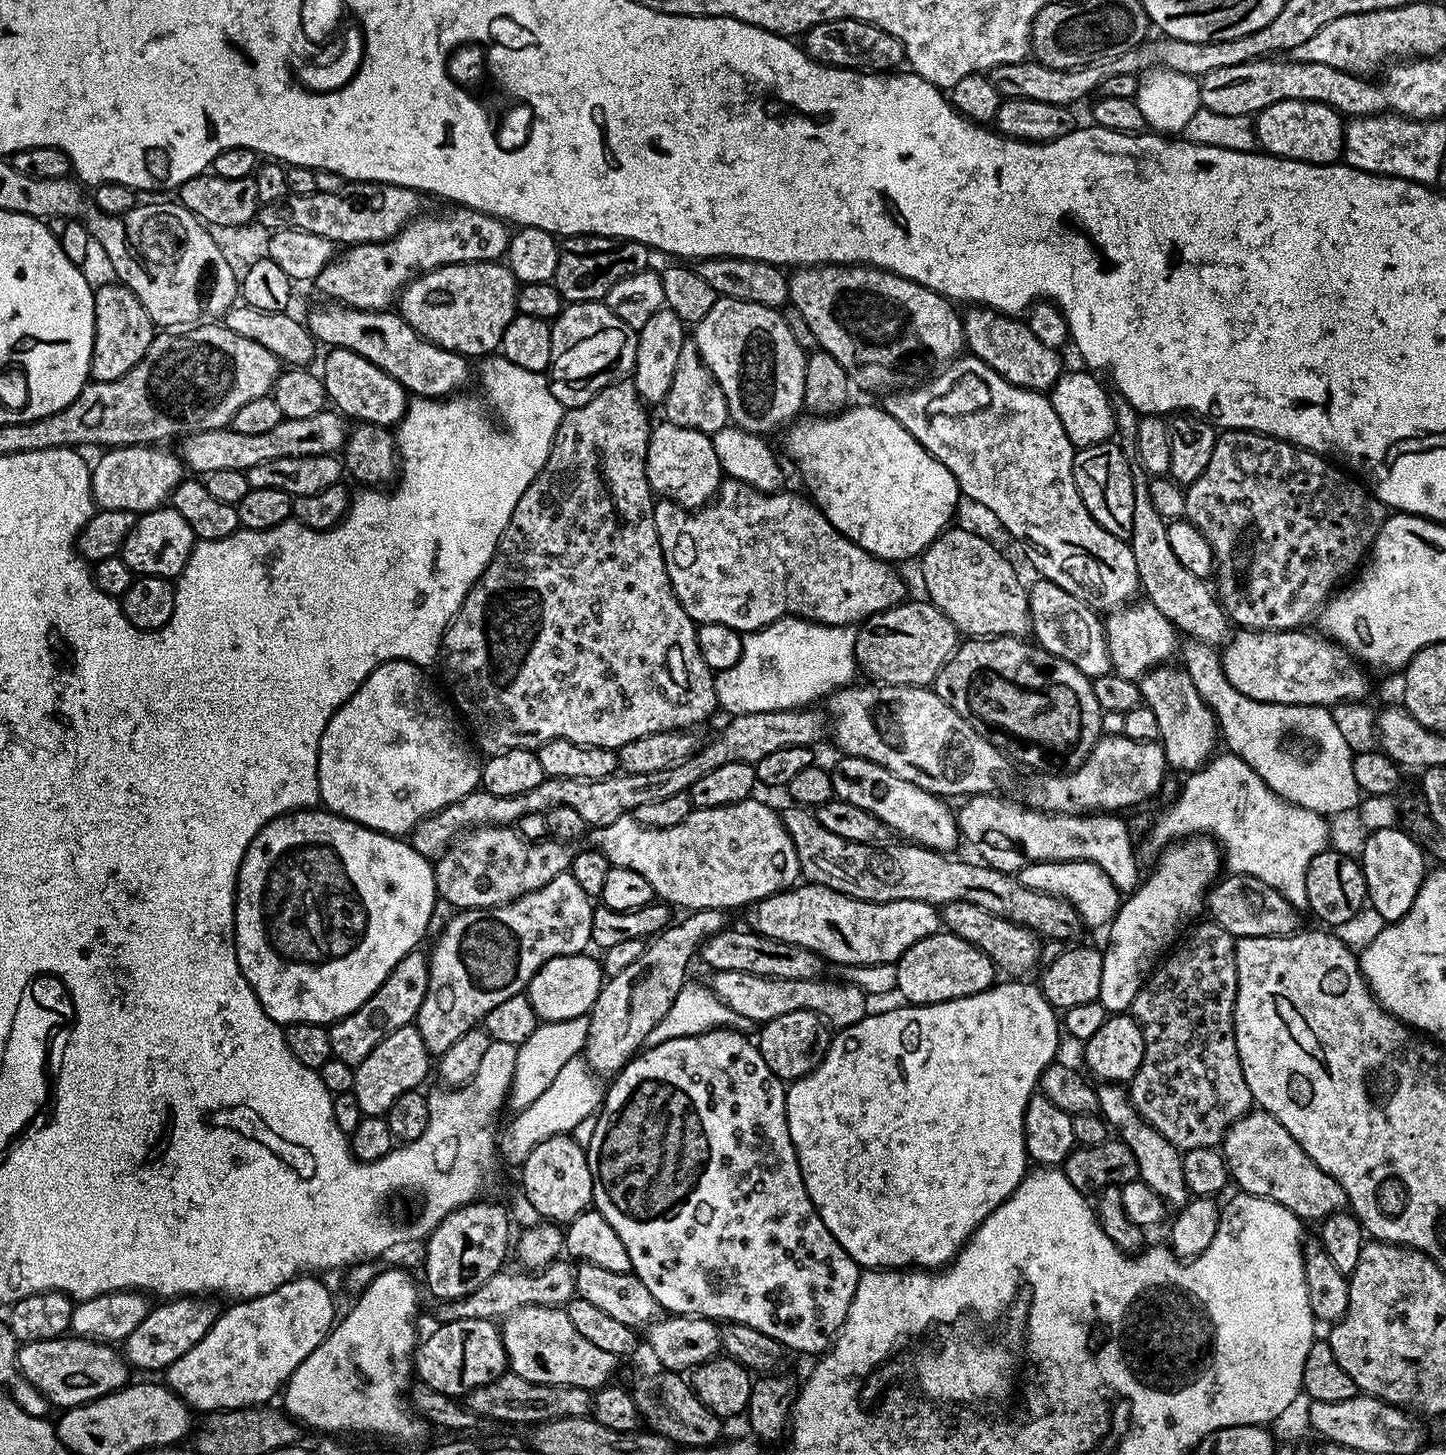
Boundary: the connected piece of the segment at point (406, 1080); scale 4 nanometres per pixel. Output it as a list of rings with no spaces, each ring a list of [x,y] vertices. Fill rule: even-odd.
[[[415,1023],[402,1026],[394,1030],[394,1034],[382,1038],[382,1042],[366,1054],[364,1061],[355,1065],[356,1077],[351,1091],[358,1098],[358,1106],[365,1116],[384,1116],[402,1094],[417,1091],[428,1076],[428,1063],[430,1057]]]

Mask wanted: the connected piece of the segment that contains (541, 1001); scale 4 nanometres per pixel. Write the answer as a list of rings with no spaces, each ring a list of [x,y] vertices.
[[[587,953],[560,955],[539,968],[530,980],[526,995],[537,1019],[542,1022],[564,1021],[585,1016],[591,1011],[597,996],[603,988],[603,965]]]

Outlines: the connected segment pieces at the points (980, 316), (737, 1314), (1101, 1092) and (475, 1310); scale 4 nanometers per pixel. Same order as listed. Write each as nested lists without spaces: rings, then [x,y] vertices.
[[[972,306],[967,311],[962,316],[964,342],[971,355],[986,362],[986,366],[993,368],[999,376],[1020,388],[1051,390],[1056,385],[1056,379],[1066,368],[1061,353],[1050,346],[1042,346],[1027,322],[983,306]]]
[[[715,1026],[696,1036],[674,1038],[670,1042],[645,1047],[615,1073],[611,1081],[613,1084],[607,1085],[603,1093],[592,1137],[586,1140],[592,1175],[592,1204],[595,1211],[601,1212],[606,1222],[614,1226],[614,1234],[622,1238],[622,1246],[626,1246],[626,1254],[630,1254],[632,1272],[646,1285],[646,1290],[654,1294],[665,1313],[705,1316],[717,1322],[742,1322],[746,1326],[754,1326],[754,1330],[762,1330],[762,1334],[774,1338],[785,1349],[792,1351],[793,1348],[816,1358],[831,1348],[842,1322],[846,1322],[862,1269],[852,1261],[850,1254],[846,1254],[846,1250],[842,1250],[834,1234],[826,1230],[826,1222],[822,1222],[814,1202],[810,1202],[810,1194],[806,1194],[786,1122],[785,1081],[778,1079],[774,1070],[766,1066],[766,1058],[762,1058],[759,1047],[753,1041],[751,1044],[742,1033],[724,1027],[728,1026]]]
[[[1104,1082],[1096,1088],[1098,1094],[1098,1106],[1100,1107],[1099,1115],[1108,1121],[1114,1129],[1115,1135],[1124,1141],[1126,1146],[1134,1154],[1134,1162],[1138,1162],[1140,1171],[1139,1180],[1146,1182],[1154,1194],[1158,1194],[1164,1199],[1165,1205],[1179,1210],[1188,1203],[1190,1193],[1186,1186],[1186,1178],[1182,1174],[1182,1162],[1184,1161],[1181,1149],[1174,1147],[1154,1126],[1150,1126],[1138,1114],[1138,1110],[1132,1101],[1131,1091],[1124,1084],[1113,1084]]]
[[[558,1258],[553,1264],[535,1270],[513,1268],[505,1266],[500,1271],[490,1274],[490,1278],[486,1278],[486,1282],[482,1282],[482,1286],[478,1286],[478,1290],[474,1290],[474,1294],[466,1298],[437,1303],[437,1321],[440,1324],[449,1324],[466,1318],[478,1318],[496,1322],[522,1306],[559,1308],[567,1305],[568,1301],[576,1296],[576,1269],[567,1259]]]

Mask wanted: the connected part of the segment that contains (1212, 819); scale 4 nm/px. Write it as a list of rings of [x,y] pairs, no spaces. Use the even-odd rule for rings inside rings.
[[[1229,752],[1220,754],[1185,777],[1187,779],[1178,798],[1155,822],[1144,846],[1145,850],[1154,856],[1174,841],[1191,835],[1210,835],[1224,851],[1224,864],[1229,873],[1258,878],[1272,889],[1278,889],[1298,910],[1305,909],[1308,904],[1306,870],[1313,858],[1329,845],[1329,821],[1316,811],[1296,807],[1274,794],[1241,756]]]

